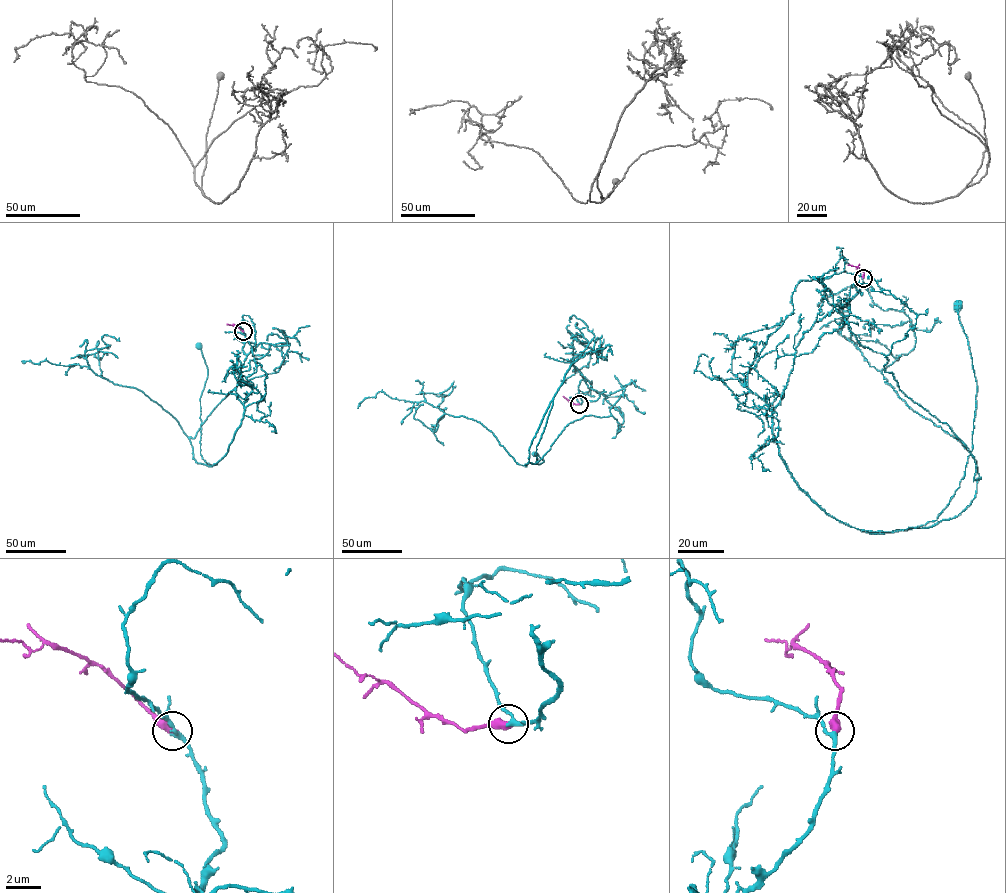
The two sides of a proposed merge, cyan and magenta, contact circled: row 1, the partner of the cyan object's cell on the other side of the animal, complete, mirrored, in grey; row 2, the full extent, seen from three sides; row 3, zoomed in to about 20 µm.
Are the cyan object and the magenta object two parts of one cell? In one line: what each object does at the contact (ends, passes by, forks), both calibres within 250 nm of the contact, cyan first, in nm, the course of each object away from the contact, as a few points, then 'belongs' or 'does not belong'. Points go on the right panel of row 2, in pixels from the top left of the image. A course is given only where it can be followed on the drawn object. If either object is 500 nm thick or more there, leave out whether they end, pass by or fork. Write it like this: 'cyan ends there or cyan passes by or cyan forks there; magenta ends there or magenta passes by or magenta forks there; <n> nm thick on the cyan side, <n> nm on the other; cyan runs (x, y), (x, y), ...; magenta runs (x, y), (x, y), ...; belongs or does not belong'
240 nm thick on the cyan side, 500 nm on the other; cyan runs (863, 278), (796, 348), (772, 434), (797, 485), (861, 530), (935, 521), (964, 475), (977, 385), (957, 306); magenta runs (863, 278), (860, 268), (847, 265); belongs

